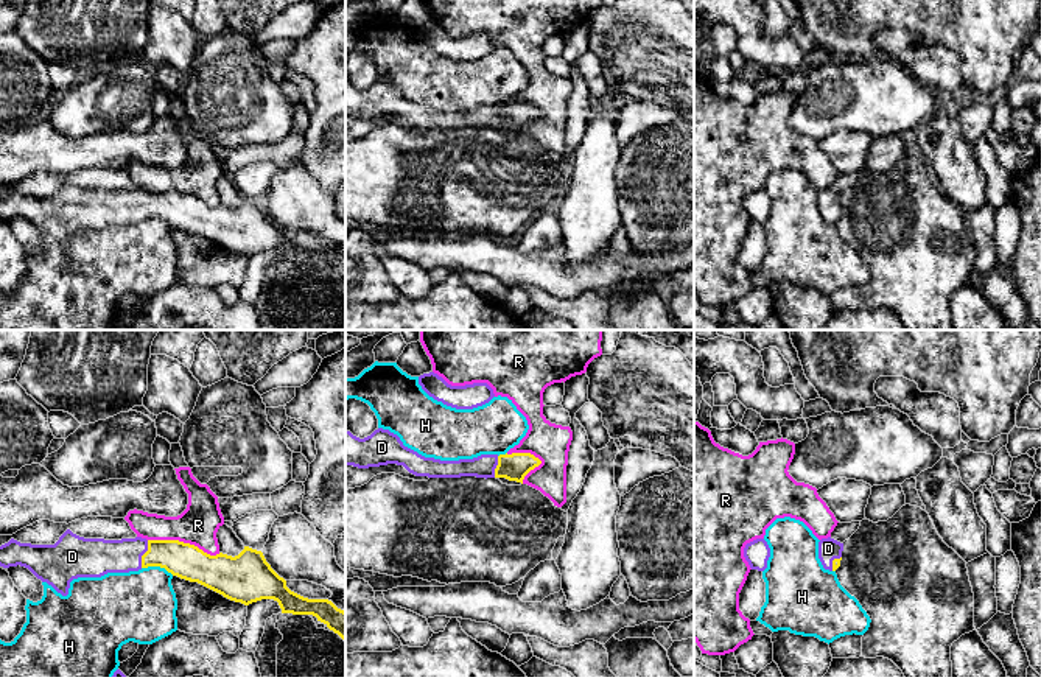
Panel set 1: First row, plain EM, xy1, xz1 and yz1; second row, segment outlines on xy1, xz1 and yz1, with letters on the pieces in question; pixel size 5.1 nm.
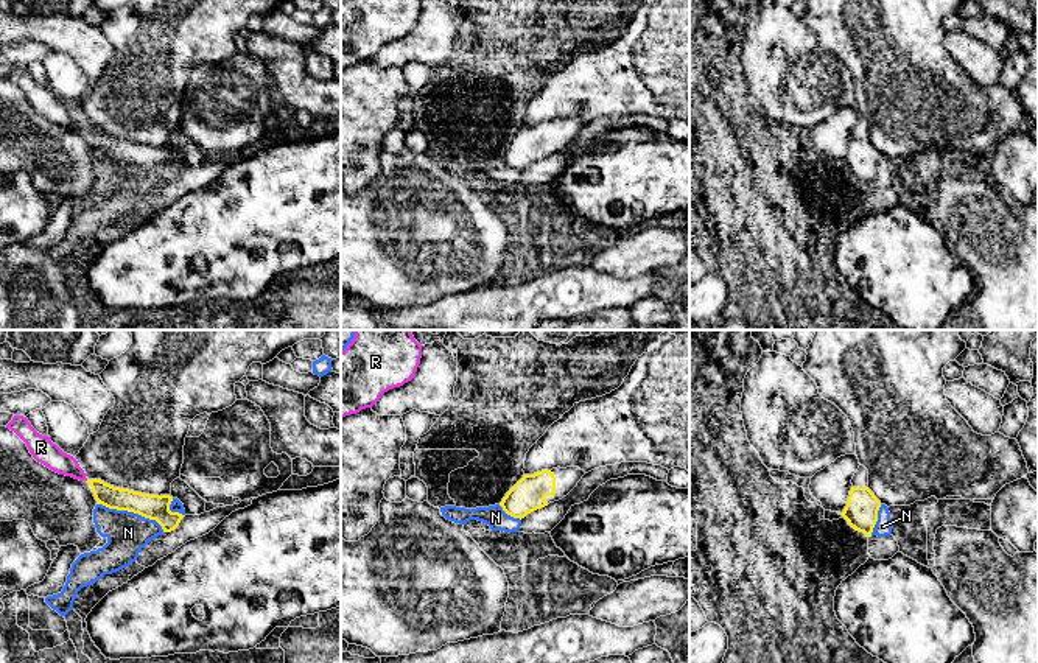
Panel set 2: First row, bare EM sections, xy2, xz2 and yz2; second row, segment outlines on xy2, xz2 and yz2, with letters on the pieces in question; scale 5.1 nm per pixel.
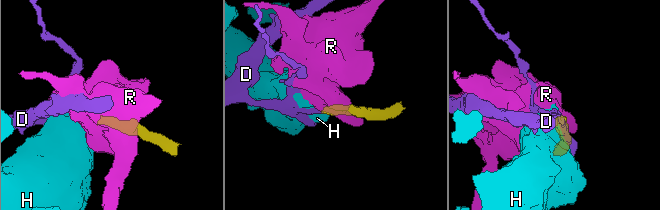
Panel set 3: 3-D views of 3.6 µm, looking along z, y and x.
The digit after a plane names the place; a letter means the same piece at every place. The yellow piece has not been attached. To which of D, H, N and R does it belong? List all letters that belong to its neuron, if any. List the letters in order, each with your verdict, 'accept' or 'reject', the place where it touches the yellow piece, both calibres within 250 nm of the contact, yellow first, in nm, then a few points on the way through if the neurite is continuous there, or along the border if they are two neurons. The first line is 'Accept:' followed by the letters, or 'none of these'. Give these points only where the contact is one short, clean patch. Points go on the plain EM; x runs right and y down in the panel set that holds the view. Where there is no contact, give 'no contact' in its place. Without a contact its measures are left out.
Accept: D
D: accept | xy1 (143, 206) | 180/200 nm | across xy1 (185, 212), (171, 206), (143, 206), (95, 209)
H: reject | xy1 (157, 217) | 180/360 nm | along xy1 (142, 218), (164, 218), (173, 226)
N: reject | xy2 (133, 162) | 130/220 nm | along xy2 (98, 154), (153, 170), (164, 184)
R: reject | xy1 (182, 193) | 190/200 nm

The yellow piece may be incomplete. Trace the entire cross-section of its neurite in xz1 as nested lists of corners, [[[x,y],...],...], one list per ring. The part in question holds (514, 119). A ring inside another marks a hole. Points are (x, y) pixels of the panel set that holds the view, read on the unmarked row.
[[[378,79],[364,90],[345,82],[345,117],[369,120],[387,115],[403,117],[415,128],[506,129],[523,135],[524,128],[542,112],[531,104],[481,106],[473,110],[440,112],[425,109],[405,98],[400,89],[389,81]]]

